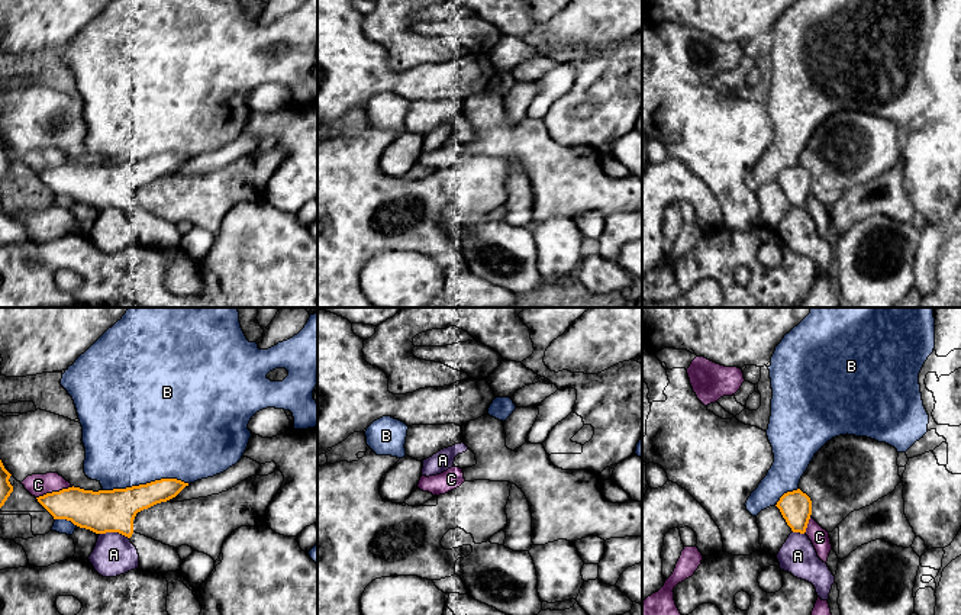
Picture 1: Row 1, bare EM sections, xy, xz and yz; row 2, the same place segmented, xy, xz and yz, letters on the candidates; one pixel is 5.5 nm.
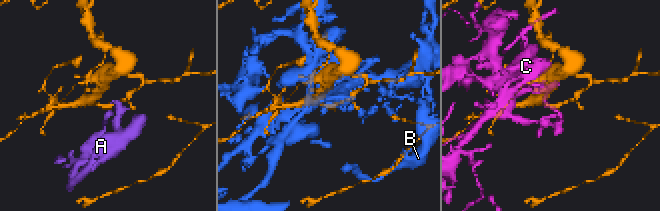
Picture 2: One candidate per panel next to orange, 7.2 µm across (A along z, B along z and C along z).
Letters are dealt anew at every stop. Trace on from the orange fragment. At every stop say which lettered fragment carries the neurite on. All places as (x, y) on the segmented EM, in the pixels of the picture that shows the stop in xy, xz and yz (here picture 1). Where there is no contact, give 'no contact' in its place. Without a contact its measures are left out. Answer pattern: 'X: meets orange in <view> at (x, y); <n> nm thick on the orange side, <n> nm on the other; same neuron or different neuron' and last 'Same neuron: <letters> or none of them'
A: meets orange in xy at (115, 531); 240 nm thick on the orange side, 220 nm on the other; different neuron
B: meets orange in xy at (147, 483); 240 nm thick on the orange side, 500 nm on the other; different neuron
C: meets orange in xy at (54, 492); 220 nm thick on the orange side, 130 nm on the other; different neuron
Same neuron: none of them

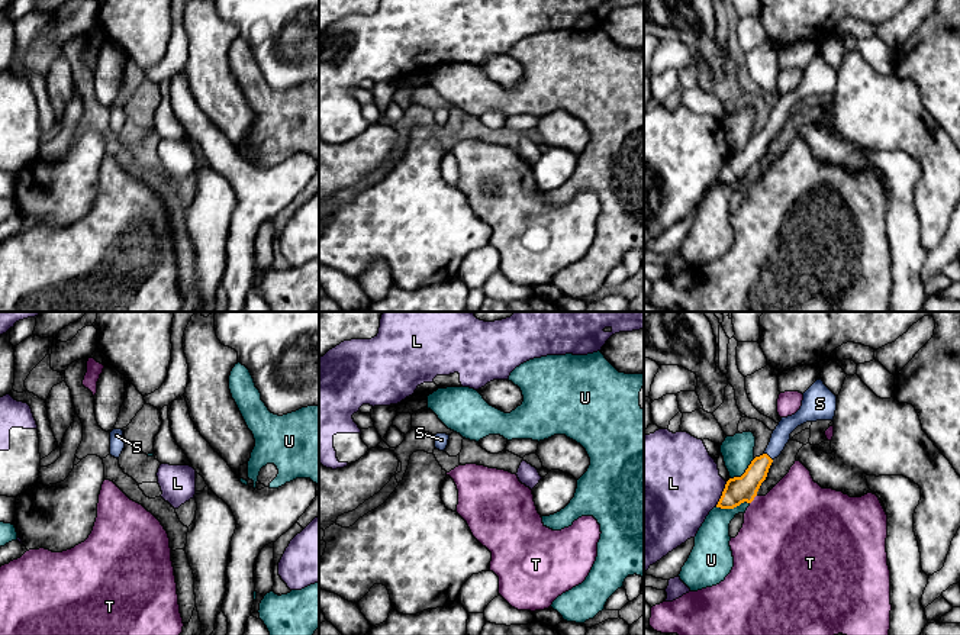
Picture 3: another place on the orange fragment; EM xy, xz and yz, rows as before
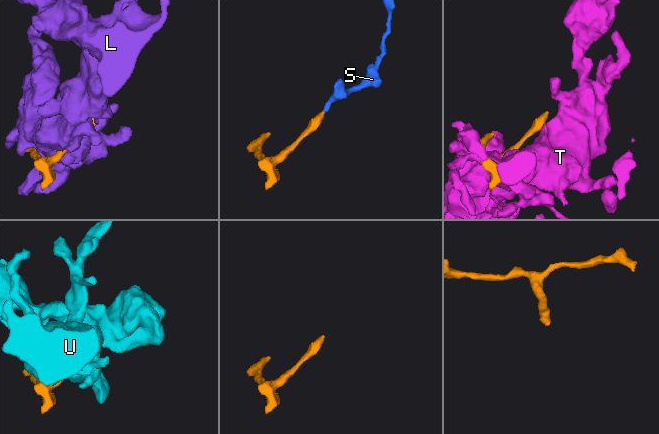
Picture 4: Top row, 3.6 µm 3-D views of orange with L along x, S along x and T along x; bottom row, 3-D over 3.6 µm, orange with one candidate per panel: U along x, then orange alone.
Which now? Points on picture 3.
L: meets orange in yz at (722, 493); 150 nm thick on the orange side, 460 nm on the other; different neuron
S: meets orange in yz at (769, 457); 140 nm thick on the orange side, 100 nm on the other; same neuron
T: meets orange in yz at (753, 499); 150 nm thick on the orange side, 460 nm on the other; different neuron
U: meets orange in yz at (731, 508); 150 nm thick on the orange side, 190 nm on the other; different neuron
Same neuron: S

